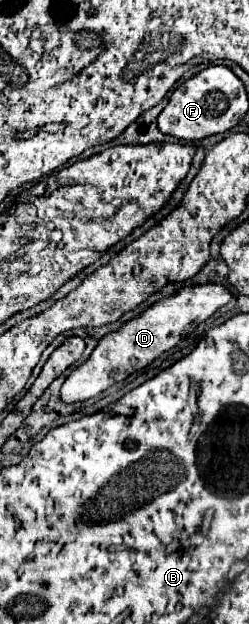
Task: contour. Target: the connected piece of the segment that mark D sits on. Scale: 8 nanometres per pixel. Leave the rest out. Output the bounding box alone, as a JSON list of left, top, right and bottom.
[61,283,233,403]

